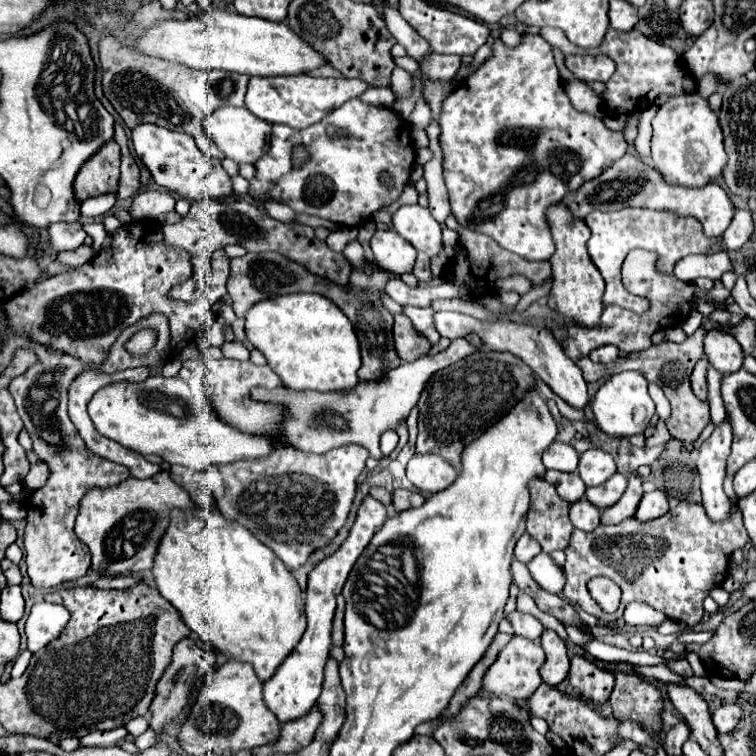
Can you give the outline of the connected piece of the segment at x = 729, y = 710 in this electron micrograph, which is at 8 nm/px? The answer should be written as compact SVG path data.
M725 704L721 708L715 710L713 714L713 724L715 728L725 734L725 732L733 732L733 728L739 724L739 720L743 718L743 708L737 704Z

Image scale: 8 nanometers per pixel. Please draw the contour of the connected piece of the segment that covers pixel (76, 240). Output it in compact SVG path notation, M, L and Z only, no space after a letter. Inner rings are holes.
M57 222L57 224L51 224L47 232L49 232L49 246L55 252L79 248L87 236L79 222L73 222L73 224Z

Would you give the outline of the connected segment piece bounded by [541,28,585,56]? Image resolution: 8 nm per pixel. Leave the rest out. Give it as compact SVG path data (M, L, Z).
M543 28L543 30L541 30L541 36L543 36L551 46L559 48L565 56L567 56L567 54L585 54L583 48L571 44L571 42L567 40L567 36L565 36L561 30L557 30L557 28Z

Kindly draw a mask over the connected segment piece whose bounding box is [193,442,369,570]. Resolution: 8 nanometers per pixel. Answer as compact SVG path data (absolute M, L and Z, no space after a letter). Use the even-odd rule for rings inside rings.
M277 442L263 460L207 466L193 478L213 494L225 518L249 528L289 570L297 570L307 562L311 552L325 548L345 526L355 498L357 478L365 470L367 458L367 448L357 444L345 444L325 454L313 454Z

